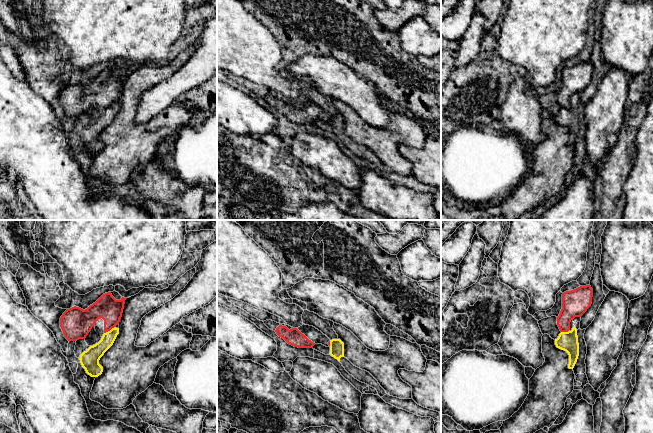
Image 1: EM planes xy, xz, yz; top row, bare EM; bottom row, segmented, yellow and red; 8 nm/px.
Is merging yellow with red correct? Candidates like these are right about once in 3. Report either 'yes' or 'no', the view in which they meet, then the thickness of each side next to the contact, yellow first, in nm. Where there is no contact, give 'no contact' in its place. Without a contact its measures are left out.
no; contact in xy; calibres 140 and 200 nm

